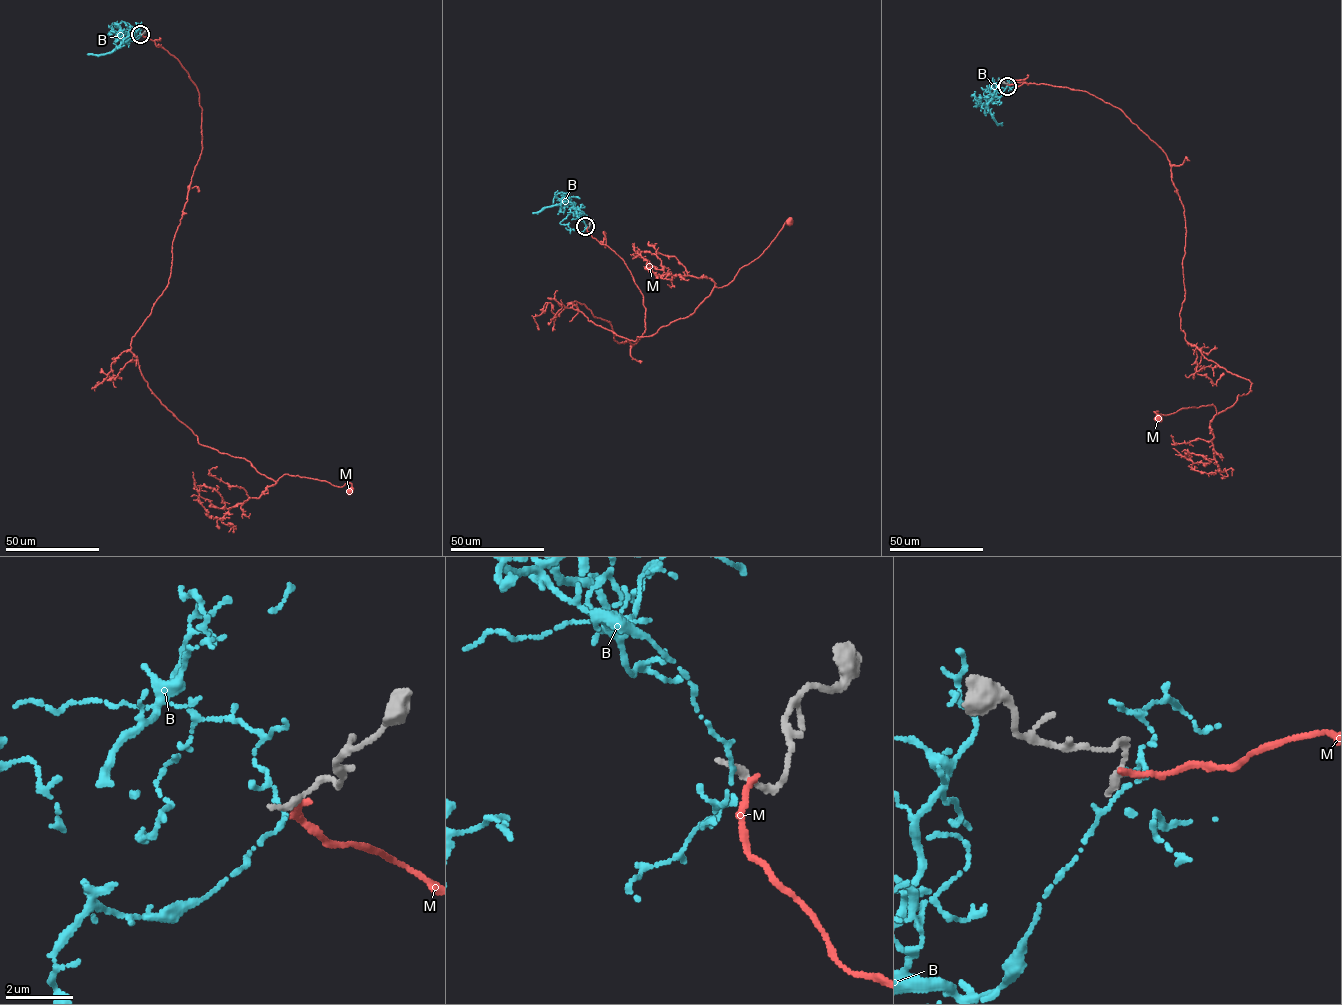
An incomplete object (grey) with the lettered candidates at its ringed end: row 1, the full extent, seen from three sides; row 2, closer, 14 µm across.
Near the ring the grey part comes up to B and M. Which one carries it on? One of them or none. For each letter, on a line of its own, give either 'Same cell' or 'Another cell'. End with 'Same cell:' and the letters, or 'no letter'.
B: Another cell
M: Another cell
Same cell: no letter

